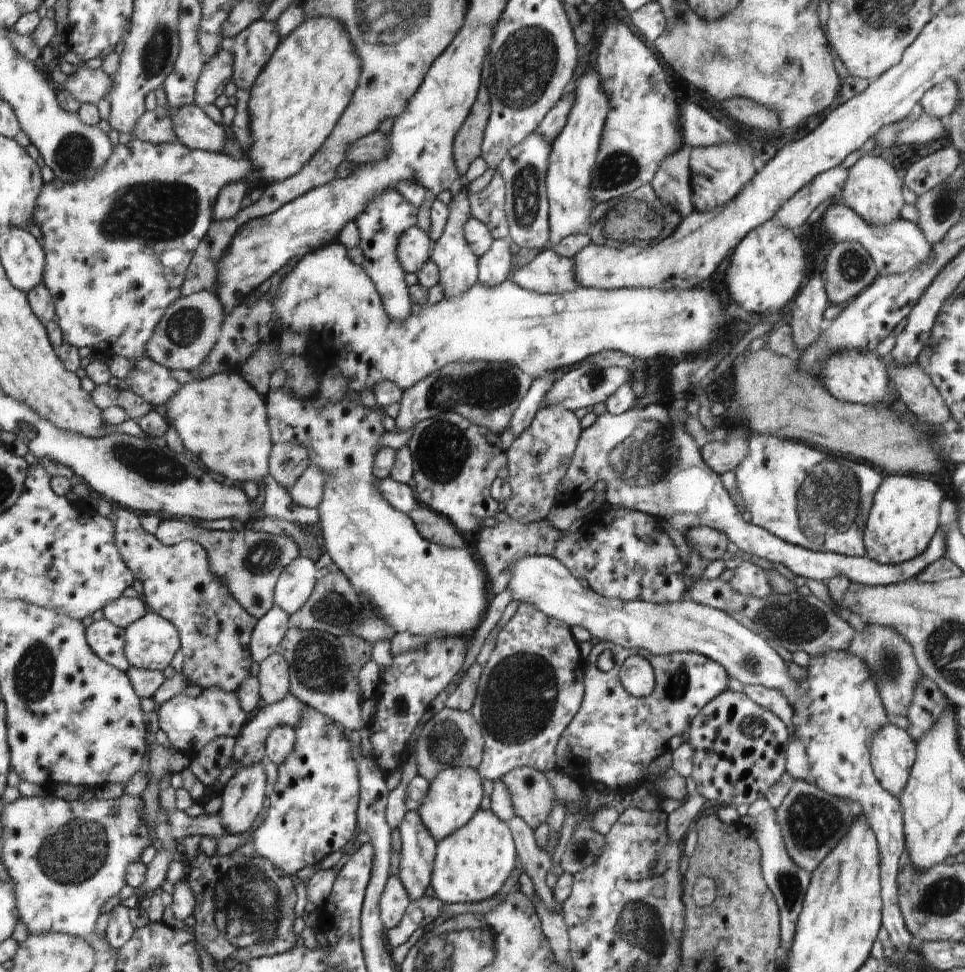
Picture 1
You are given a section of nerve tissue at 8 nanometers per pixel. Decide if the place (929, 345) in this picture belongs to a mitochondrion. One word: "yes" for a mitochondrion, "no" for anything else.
no

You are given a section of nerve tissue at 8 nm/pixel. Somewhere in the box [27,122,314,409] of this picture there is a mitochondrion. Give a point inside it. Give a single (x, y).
(151, 212)

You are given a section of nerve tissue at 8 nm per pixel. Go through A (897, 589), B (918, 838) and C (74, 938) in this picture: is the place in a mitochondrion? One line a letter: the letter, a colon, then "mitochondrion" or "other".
A: other
B: other
C: other

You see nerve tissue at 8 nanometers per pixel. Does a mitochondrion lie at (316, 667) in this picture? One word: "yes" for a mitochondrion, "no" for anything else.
yes

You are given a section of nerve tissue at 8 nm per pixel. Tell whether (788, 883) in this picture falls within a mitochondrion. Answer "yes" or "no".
yes

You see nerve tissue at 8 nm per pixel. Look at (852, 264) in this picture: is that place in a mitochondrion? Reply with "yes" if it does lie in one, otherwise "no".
yes

